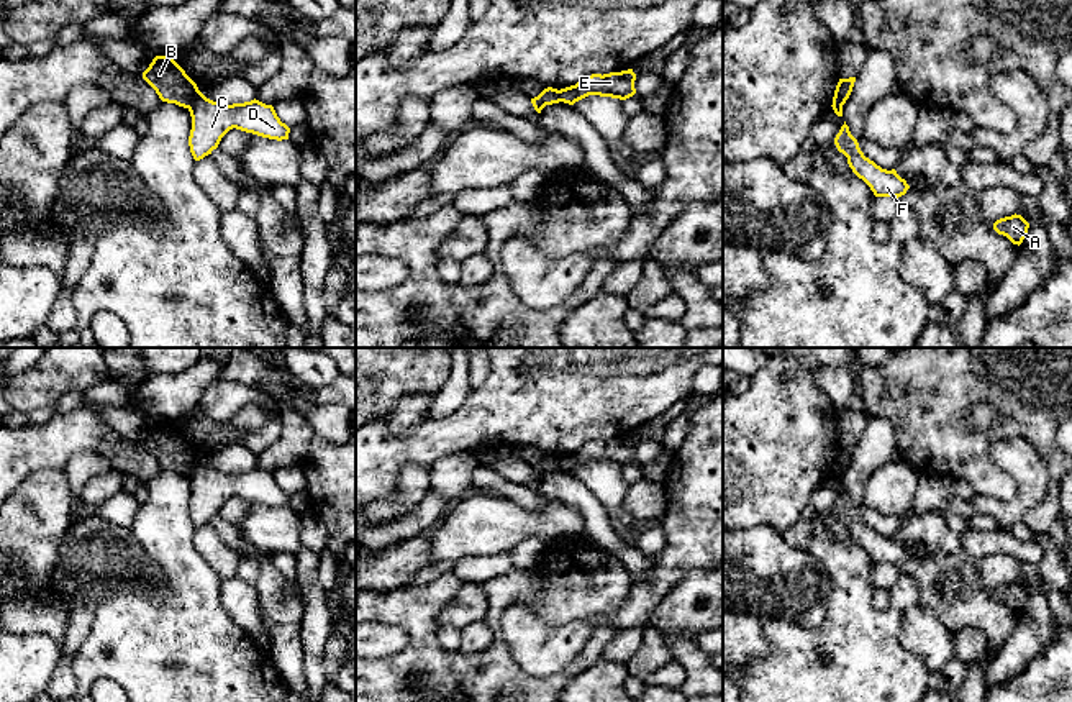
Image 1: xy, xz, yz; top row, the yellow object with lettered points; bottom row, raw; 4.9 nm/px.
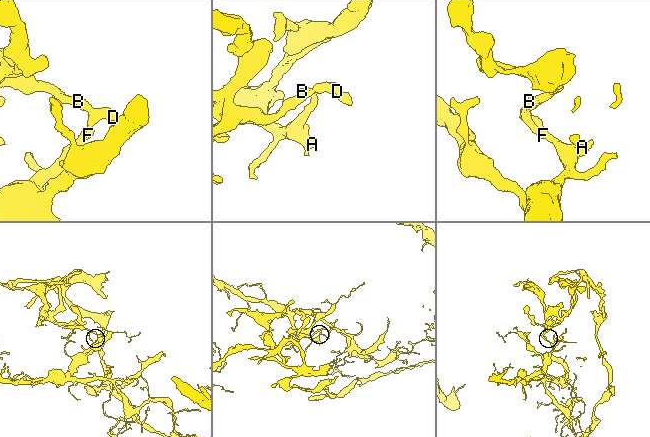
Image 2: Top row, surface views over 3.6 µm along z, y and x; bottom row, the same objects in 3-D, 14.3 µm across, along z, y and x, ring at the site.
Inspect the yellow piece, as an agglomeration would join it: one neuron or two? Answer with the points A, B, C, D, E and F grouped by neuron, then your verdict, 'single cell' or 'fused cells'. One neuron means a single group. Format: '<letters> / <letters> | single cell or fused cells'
A C D E F / B | fused cells

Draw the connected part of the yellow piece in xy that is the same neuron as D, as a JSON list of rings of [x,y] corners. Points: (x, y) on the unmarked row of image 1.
[[[200,459],[189,479],[192,484],[189,513],[195,528],[211,522],[221,505],[233,495],[277,508],[288,507],[290,500],[290,495],[280,489],[274,474],[256,466],[223,472]]]

